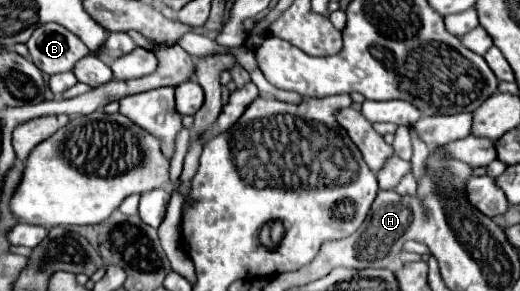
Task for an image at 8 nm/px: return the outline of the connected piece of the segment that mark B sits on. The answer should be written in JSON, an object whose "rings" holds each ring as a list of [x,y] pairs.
{"rings":[[[58,23],[40,25],[26,45],[30,49],[30,59],[46,75],[72,71],[74,63],[90,53],[80,37]]]}

